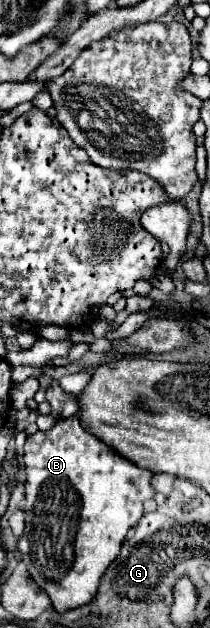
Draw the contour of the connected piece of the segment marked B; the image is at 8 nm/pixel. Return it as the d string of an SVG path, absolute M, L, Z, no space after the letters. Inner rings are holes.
M72 416L72 418L66 418L66 420L58 420L58 424L54 424L48 432L38 432L38 434L32 434L26 438L26 444L24 444L24 464L26 464L26 504L24 504L24 534L18 538L18 552L22 556L22 562L26 564L28 568L28 574L30 578L50 596L52 600L52 608L56 612L68 612L68 610L74 610L78 606L84 606L88 604L96 592L98 592L98 584L100 584L100 576L104 576L108 564L112 564L112 560L116 560L116 556L120 554L120 548L122 548L122 542L124 542L124 536L128 532L128 528L132 528L144 514L144 500L152 498L154 496L154 488L150 486L150 478L152 478L152 472L150 470L142 470L138 468L136 464L132 464L130 460L122 458L120 454L114 454L114 450L110 446L106 446L102 440L98 440L96 436L88 434L84 428L82 428L82 422L78 416Z

